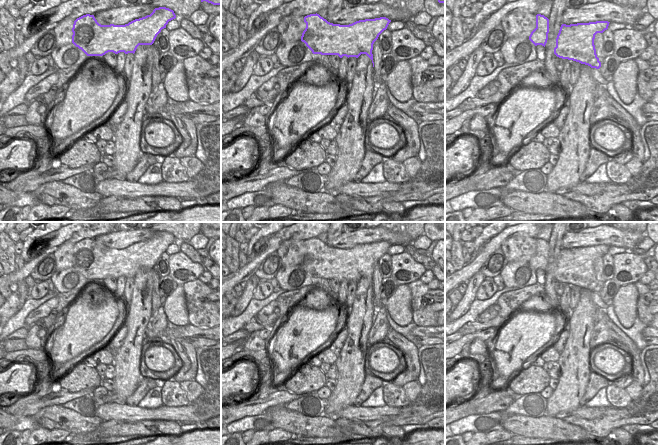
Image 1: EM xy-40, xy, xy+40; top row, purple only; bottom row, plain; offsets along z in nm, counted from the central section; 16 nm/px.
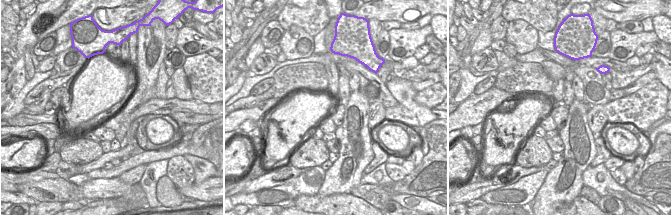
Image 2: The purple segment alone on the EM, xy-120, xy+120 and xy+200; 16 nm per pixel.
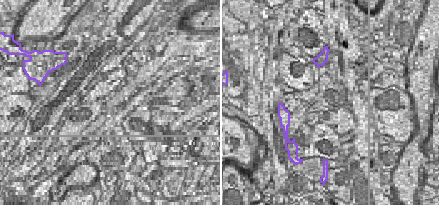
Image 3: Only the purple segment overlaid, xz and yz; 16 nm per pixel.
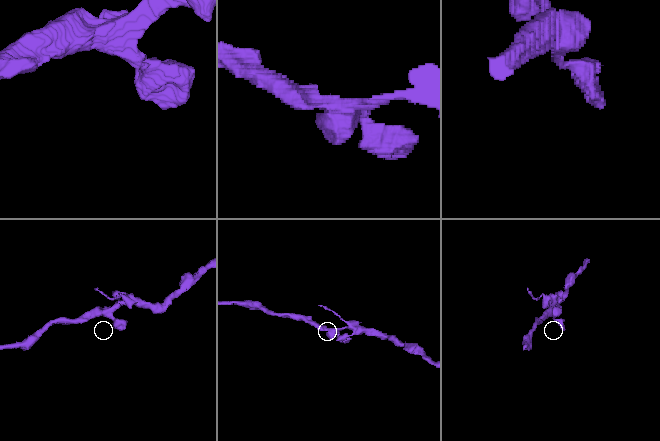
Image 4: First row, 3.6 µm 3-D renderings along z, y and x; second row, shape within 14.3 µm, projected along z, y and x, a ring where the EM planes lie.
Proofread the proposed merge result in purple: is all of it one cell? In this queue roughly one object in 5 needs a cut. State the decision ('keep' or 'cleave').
keep

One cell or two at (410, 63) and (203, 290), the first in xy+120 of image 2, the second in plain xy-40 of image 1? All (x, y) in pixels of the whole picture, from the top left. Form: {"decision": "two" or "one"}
{"decision": "two"}

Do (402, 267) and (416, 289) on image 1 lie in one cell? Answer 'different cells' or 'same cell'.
different cells

